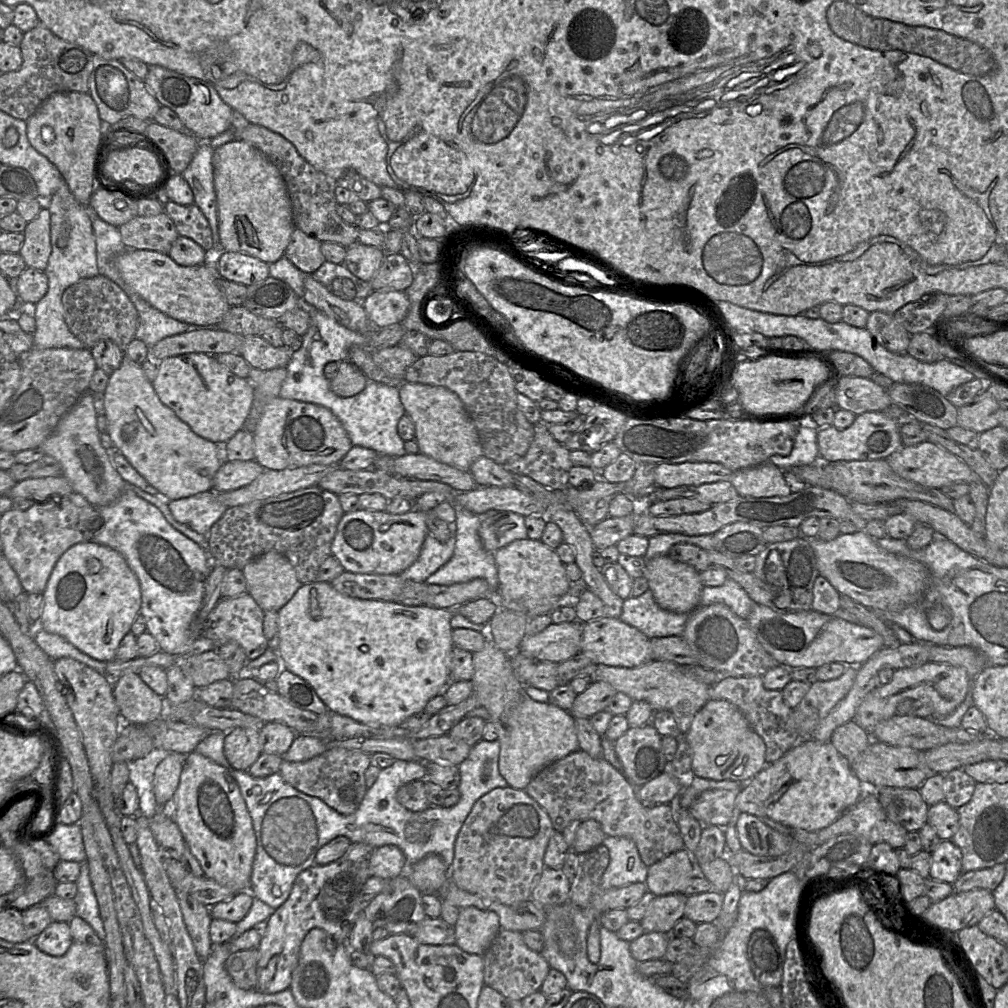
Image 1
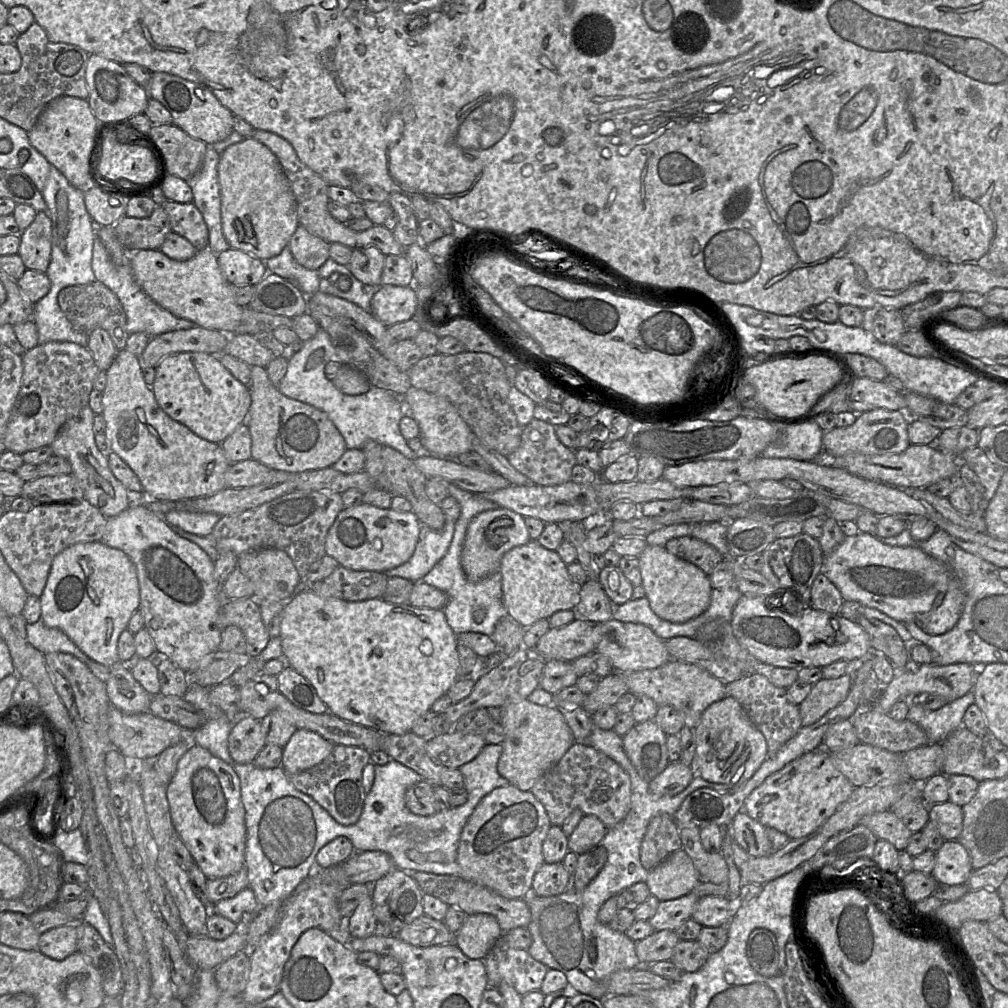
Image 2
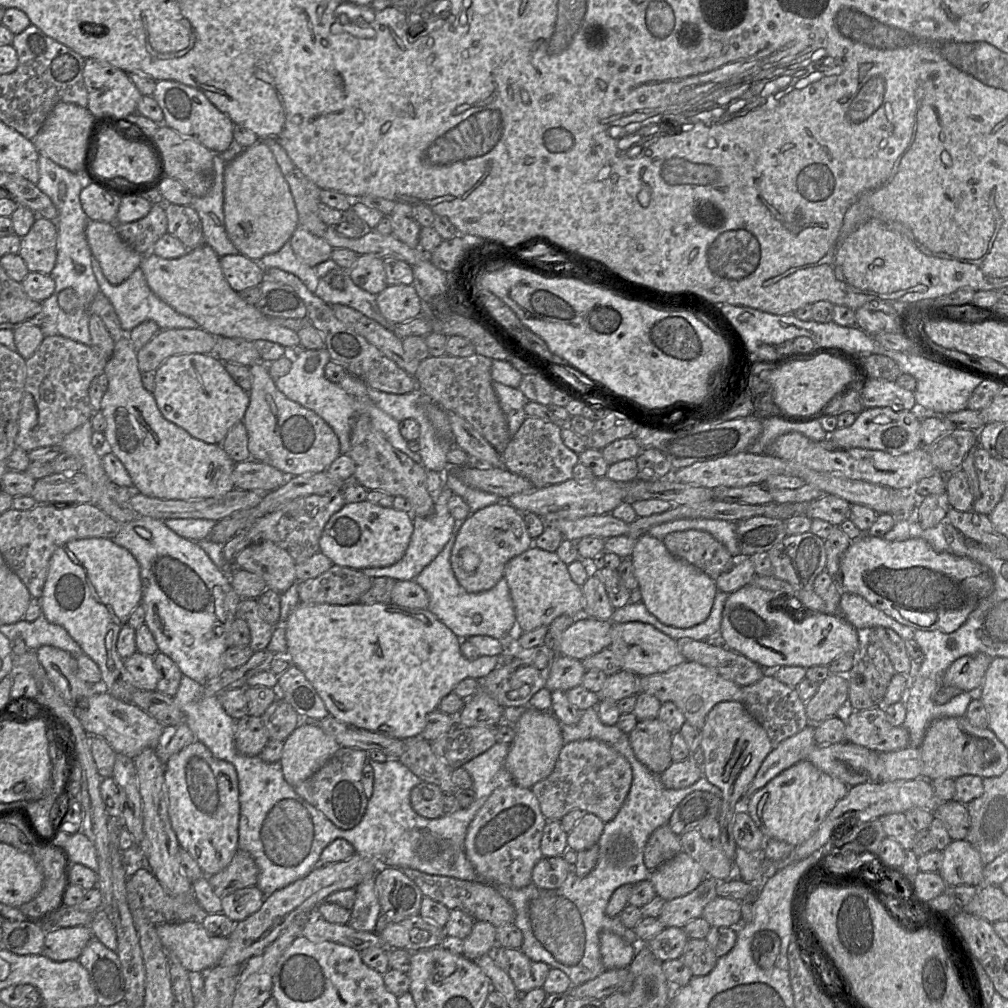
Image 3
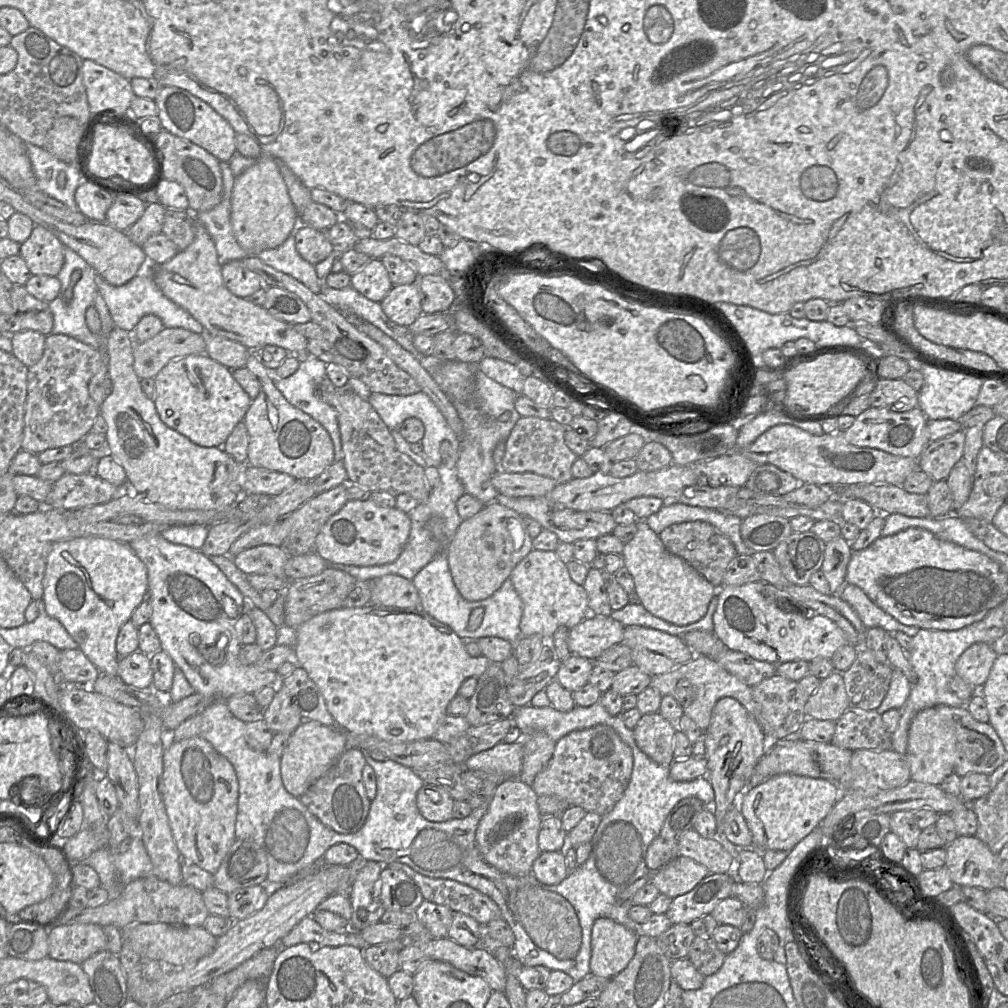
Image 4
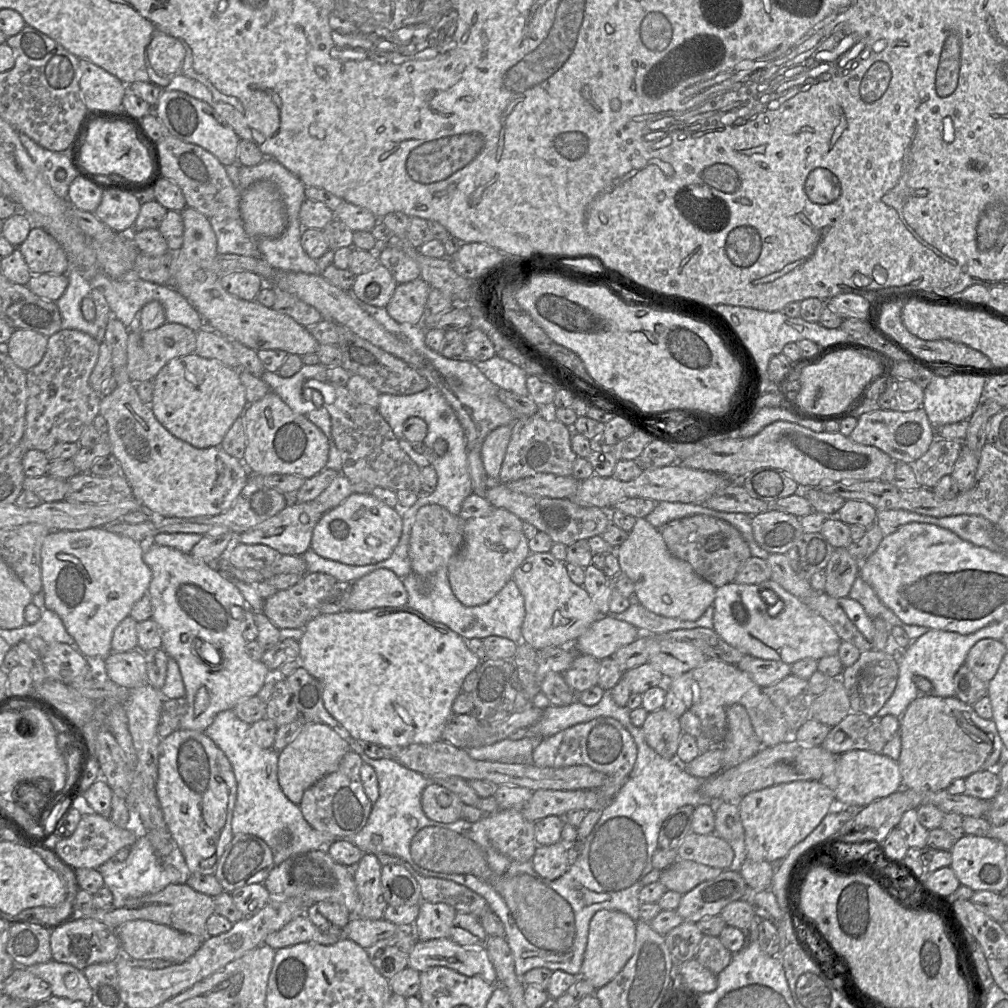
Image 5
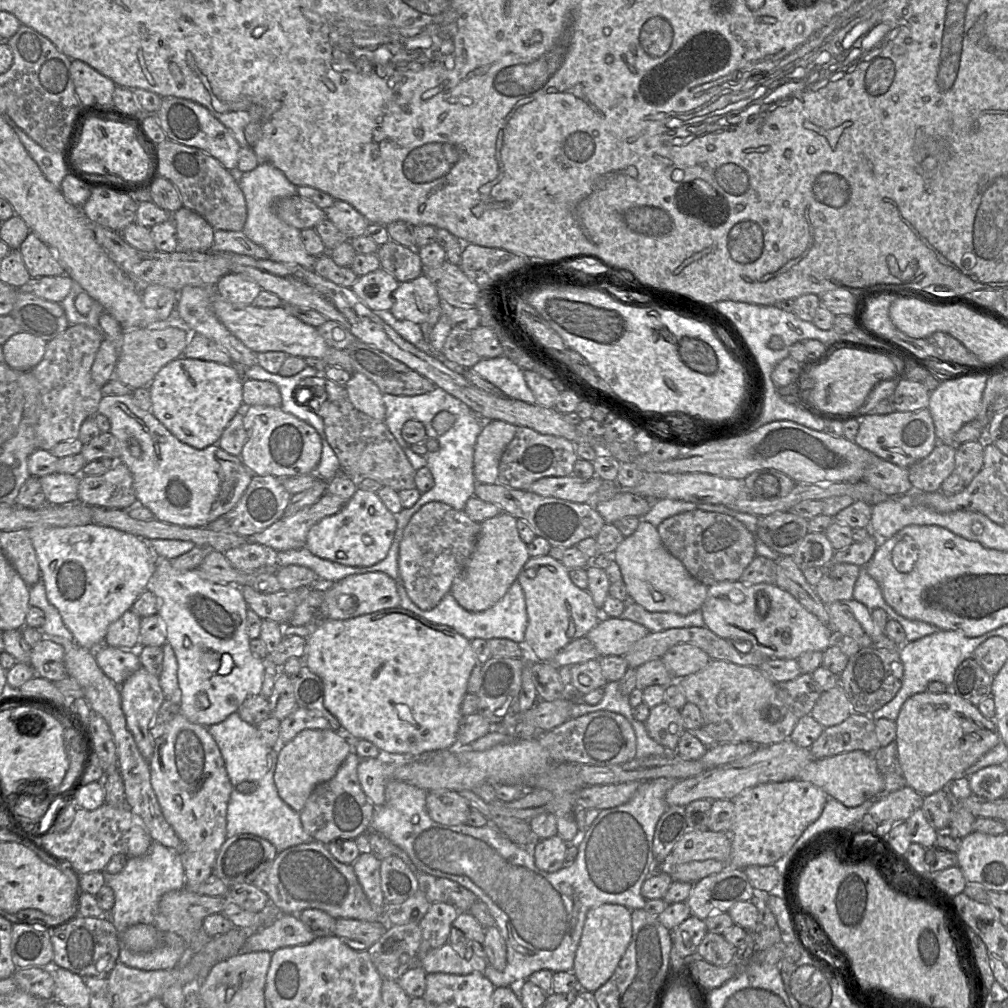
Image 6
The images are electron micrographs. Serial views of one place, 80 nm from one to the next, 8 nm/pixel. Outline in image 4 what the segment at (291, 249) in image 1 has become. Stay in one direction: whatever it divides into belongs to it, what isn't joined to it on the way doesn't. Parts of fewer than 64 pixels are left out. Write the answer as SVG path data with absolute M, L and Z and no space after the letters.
M300 224L295 231L296 250L300 256L314 266L336 251L325 231Z

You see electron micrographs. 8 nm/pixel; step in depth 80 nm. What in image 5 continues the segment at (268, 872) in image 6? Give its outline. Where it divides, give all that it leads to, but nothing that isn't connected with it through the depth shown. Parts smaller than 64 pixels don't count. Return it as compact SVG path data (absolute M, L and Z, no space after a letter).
M321 848L292 856L276 865L263 882L272 898L298 898L306 905L327 901L338 903L352 914L358 905L358 891L353 868L336 862Z

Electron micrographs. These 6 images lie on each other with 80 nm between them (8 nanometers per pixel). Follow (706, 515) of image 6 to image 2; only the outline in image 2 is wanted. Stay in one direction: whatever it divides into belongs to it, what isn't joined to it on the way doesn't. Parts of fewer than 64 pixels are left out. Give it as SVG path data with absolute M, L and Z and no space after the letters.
M693 536L670 539L665 548L677 557L695 564L708 576L725 558L714 546Z

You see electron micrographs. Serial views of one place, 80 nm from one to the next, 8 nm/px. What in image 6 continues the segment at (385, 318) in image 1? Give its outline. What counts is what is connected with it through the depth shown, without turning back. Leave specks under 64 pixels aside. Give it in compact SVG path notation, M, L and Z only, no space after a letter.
M422 273L413 280L399 283L390 313L396 319L421 325L430 312L441 304L434 283Z

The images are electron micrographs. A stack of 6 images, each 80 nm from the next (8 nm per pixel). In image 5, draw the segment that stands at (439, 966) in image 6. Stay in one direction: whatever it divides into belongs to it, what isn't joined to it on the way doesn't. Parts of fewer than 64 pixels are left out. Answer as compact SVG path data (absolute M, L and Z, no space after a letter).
M450 937L417 941L410 953L408 967L422 973L435 966L447 967L468 977L480 976L486 982L498 985L485 947L464 948Z

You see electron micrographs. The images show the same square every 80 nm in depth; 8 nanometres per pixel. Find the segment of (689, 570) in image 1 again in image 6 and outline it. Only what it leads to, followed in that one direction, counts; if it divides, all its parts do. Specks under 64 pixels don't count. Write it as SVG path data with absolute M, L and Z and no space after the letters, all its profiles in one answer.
M641 518L633 534L625 537L612 558L618 563L630 599L650 612L682 615L701 609L708 586L695 579L684 564L663 545L657 527Z

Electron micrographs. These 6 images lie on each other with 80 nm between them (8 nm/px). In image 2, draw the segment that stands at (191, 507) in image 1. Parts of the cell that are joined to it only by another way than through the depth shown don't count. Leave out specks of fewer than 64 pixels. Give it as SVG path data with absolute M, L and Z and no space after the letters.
M172 508L164 515L170 526L178 527L186 532L210 537L214 526L221 516L215 513L202 513L183 508Z

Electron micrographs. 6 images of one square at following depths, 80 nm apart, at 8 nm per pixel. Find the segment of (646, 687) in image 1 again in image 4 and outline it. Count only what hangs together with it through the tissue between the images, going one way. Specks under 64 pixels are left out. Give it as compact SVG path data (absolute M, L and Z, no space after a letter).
M696 655L691 661L668 673L652 676L650 686L658 690L662 696L669 695L675 698L681 705L684 715L690 717L702 731L709 726L715 704L724 697L739 701L760 725L760 705L753 699L751 687L708 656Z

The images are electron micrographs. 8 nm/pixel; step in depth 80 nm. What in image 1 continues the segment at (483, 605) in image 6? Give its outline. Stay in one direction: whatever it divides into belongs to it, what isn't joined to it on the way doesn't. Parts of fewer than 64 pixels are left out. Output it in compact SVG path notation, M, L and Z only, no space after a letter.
M498 511L481 524L479 535L485 549L495 552L515 540L528 538L525 517L512 511Z

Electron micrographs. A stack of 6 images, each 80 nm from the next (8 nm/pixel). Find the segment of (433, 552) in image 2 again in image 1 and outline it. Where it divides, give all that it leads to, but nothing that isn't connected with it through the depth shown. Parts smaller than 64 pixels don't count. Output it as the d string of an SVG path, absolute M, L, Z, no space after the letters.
M448 523L450 537L442 543L427 534L417 560L399 574L405 580L425 582L426 579L445 565L453 556L456 542L456 524Z

